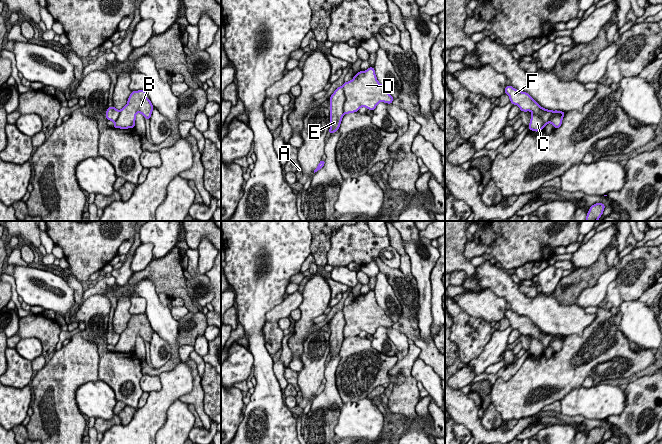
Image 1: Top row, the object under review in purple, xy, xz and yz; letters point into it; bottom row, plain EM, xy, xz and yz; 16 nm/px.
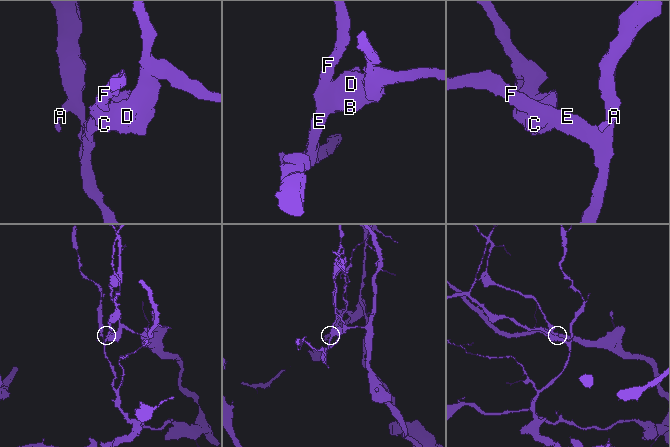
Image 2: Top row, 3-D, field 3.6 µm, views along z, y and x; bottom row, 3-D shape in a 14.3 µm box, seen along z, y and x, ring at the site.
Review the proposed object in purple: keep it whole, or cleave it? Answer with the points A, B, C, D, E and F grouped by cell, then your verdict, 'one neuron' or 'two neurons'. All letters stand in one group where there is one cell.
groups A E F / B C D; two neurons

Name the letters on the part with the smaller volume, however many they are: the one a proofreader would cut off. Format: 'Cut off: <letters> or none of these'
Cut off: A, E, F

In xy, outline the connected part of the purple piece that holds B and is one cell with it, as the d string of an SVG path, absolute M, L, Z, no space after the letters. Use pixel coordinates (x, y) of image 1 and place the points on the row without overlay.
M146 314L132 315L127 328L120 334L113 352L134 352L137 337L141 337L145 343L150 344L153 332L150 323L146 321Z

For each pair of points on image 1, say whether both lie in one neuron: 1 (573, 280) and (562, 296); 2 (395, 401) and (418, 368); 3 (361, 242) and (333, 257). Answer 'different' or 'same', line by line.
1: same
2: different
3: same

